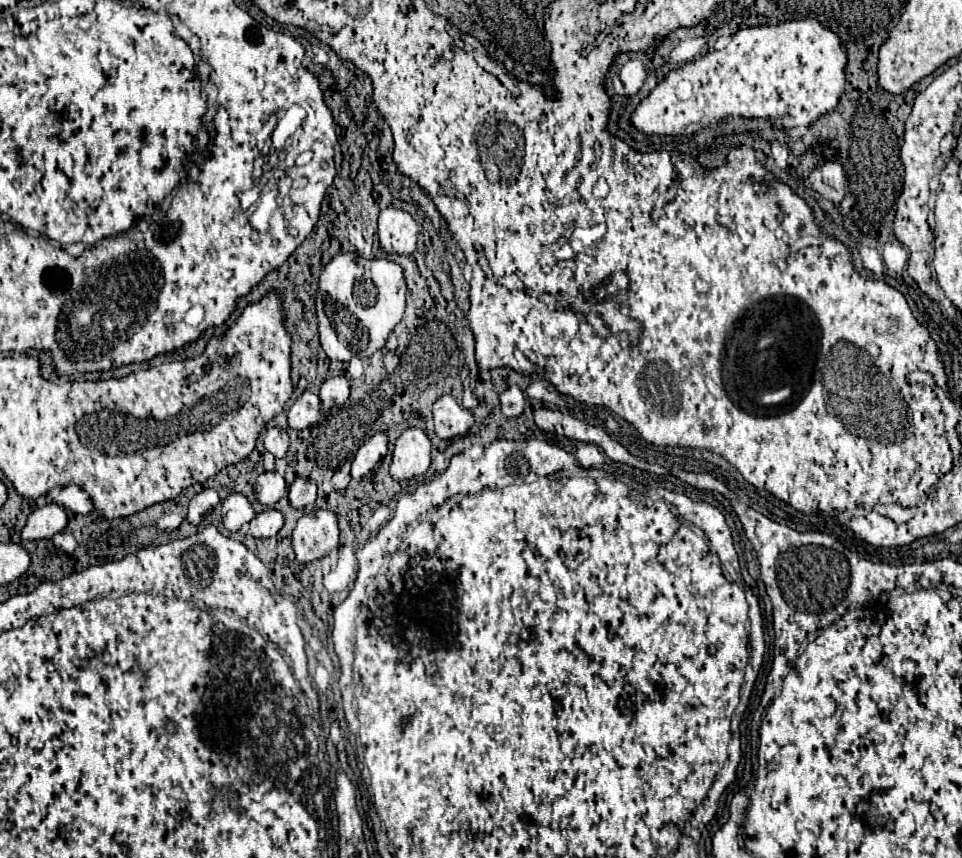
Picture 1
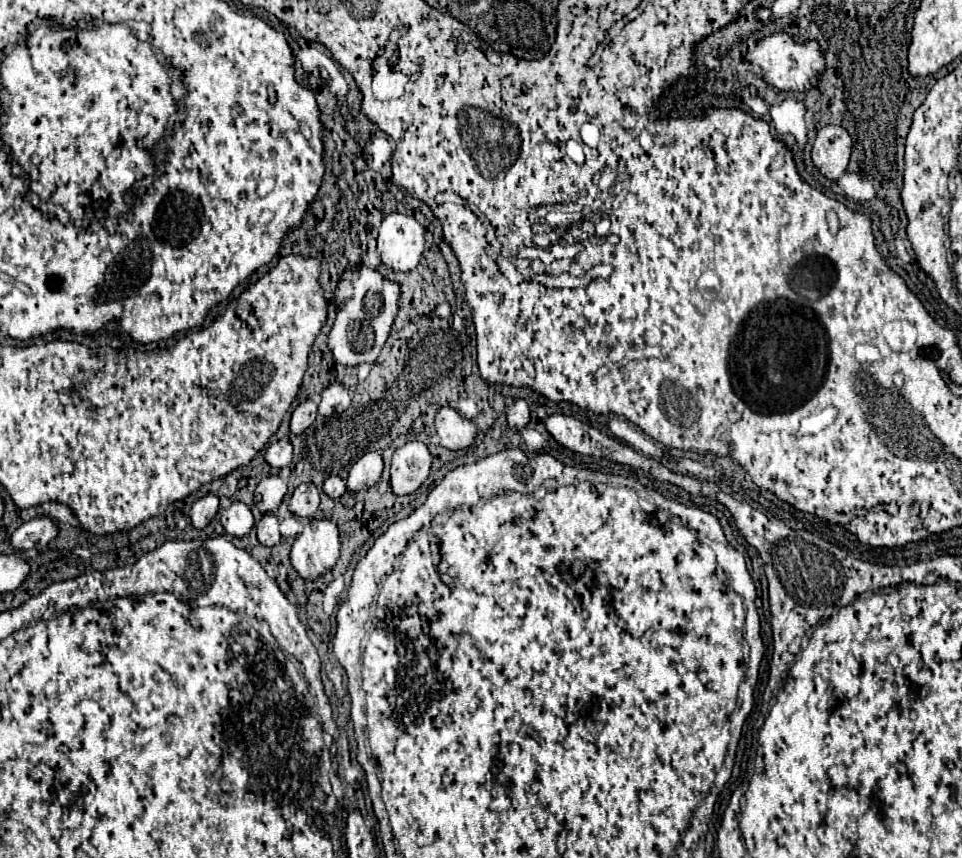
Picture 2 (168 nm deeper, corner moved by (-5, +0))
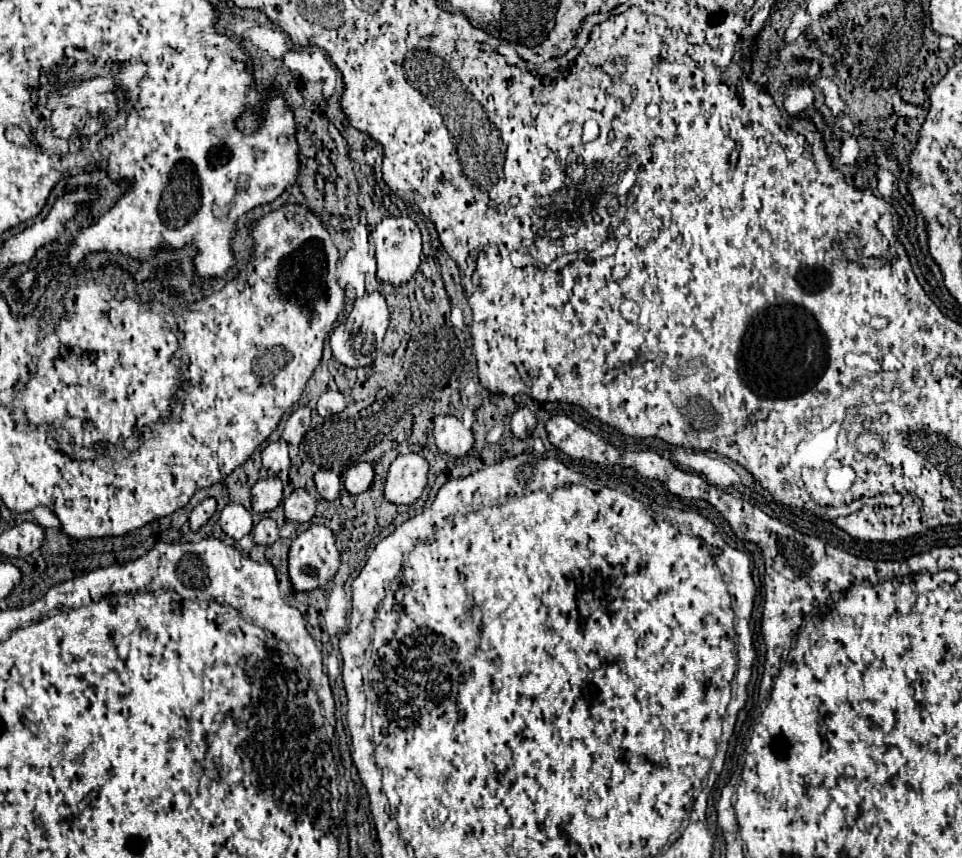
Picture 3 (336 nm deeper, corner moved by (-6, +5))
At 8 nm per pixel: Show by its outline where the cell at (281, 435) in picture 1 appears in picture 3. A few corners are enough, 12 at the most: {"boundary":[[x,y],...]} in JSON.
{"boundary":[[270,442],[262,450],[262,464],[276,474],[290,468],[288,444]]}

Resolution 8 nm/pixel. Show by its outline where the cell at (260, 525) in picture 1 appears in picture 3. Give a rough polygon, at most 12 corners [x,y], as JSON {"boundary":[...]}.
{"boundary":[[272,518],[254,526],[256,544],[270,546],[278,540],[278,526]]}

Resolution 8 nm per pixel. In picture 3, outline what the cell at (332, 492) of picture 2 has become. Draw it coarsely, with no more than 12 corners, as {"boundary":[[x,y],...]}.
{"boundary":[[330,470],[314,476],[316,490],[324,500],[340,496],[340,478]]}

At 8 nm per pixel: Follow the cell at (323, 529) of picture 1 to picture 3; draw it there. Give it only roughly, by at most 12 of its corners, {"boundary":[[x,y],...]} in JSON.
{"boundary":[[328,526],[292,540],[288,574],[296,590],[324,586],[340,552]]}

